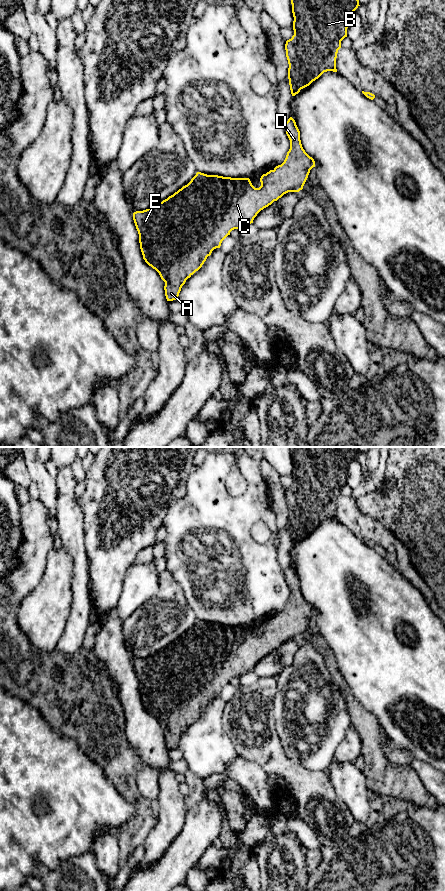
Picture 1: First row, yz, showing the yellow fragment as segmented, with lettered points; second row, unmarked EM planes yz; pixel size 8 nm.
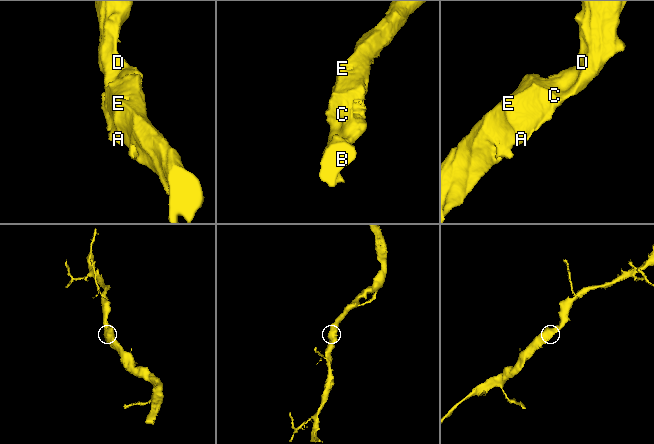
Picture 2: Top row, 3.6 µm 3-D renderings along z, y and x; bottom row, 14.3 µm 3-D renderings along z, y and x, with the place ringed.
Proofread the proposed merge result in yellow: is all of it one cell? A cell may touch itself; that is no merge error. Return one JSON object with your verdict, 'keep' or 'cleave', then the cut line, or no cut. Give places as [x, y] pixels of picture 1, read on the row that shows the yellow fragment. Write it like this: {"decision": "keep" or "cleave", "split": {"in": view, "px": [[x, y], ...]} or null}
{"decision": "keep", "split": null}

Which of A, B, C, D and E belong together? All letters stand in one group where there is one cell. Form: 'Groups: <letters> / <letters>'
Groups: A B C D E

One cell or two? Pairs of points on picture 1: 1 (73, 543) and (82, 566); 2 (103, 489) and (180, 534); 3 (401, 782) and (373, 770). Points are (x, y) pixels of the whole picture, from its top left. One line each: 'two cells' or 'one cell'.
1: one cell
2: two cells
3: one cell

